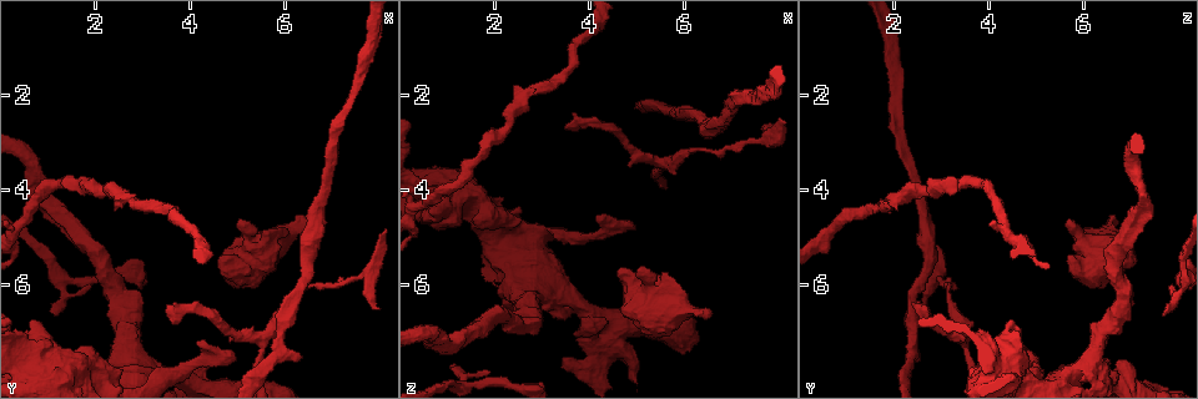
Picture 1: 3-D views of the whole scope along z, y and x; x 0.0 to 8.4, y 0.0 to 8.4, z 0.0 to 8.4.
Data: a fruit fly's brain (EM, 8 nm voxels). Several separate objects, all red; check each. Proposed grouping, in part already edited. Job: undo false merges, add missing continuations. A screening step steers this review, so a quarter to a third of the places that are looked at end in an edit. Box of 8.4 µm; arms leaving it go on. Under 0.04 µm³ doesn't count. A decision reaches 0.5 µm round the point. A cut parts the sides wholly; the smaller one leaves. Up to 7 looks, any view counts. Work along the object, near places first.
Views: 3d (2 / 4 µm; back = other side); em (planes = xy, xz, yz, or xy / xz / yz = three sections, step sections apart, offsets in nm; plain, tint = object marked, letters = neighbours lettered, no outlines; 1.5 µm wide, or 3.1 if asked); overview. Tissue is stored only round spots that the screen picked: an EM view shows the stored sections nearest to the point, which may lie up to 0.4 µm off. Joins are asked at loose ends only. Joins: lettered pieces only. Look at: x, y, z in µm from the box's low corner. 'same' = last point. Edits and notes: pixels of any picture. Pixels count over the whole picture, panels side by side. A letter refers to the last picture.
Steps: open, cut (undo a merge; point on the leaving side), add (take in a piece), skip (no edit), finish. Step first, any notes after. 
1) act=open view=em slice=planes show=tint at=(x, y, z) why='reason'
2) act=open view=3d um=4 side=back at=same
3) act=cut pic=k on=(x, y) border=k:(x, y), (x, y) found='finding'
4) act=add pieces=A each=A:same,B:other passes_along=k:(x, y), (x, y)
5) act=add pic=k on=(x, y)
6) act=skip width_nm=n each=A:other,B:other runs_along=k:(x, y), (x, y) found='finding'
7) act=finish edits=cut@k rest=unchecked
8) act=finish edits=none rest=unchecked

act=open view=3d um=2 at=(5.00, 7.60, 4.80) why='branch stops here'

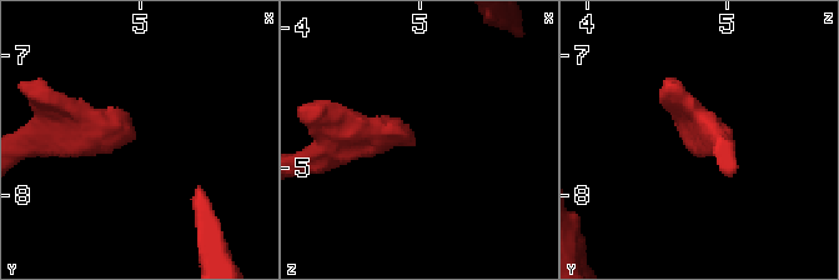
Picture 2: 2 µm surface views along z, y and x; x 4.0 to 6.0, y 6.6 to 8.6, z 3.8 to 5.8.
act=open view=em slice=planes show=letters at=(4.98, 7.62, 4.82)

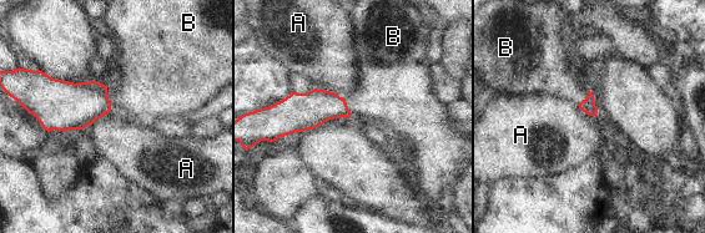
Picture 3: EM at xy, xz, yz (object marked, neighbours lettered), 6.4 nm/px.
act=add pieces=B longest_contact=A:220nm each=A:other,B:same passes_along=3:(71, 106), (109, 100), (146, 92) found='it goes on there'

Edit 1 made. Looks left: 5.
act=open view=overview

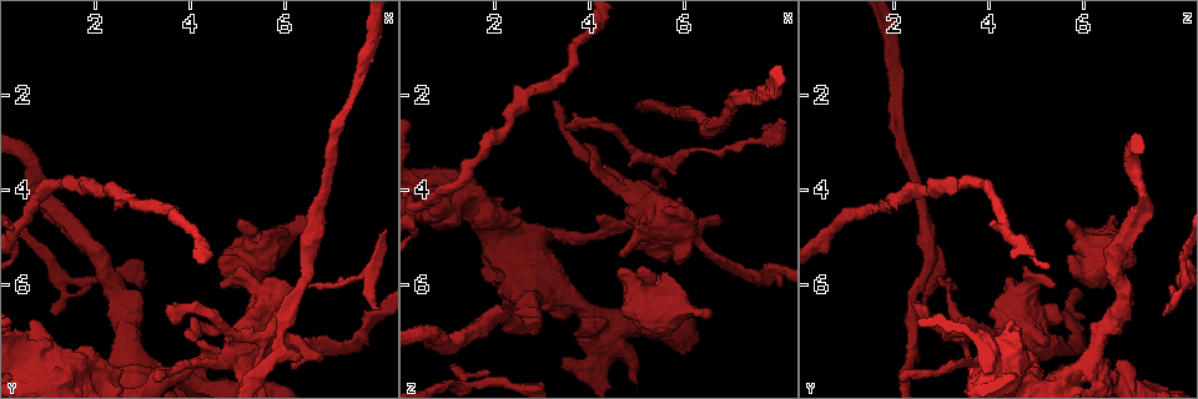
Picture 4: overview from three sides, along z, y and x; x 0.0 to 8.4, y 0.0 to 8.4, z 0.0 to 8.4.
act=open view=em slice=planes show=letters at=(6.30, 7.50, 2.50) why='an open end'

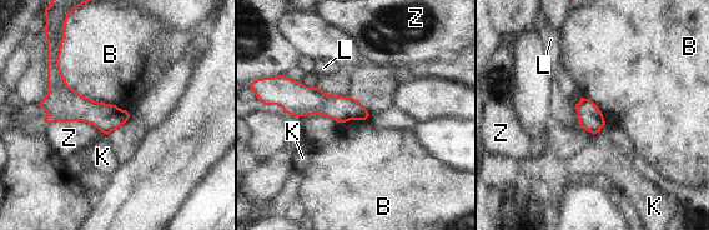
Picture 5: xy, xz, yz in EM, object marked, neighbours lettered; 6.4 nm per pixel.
act=skip each=B:other,K:other,L:other,Z:other found='none of them fits'

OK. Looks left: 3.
act=open view=em slice=planes show=tint at=(6.60, 4.70, 6.65) why='branch stops here'

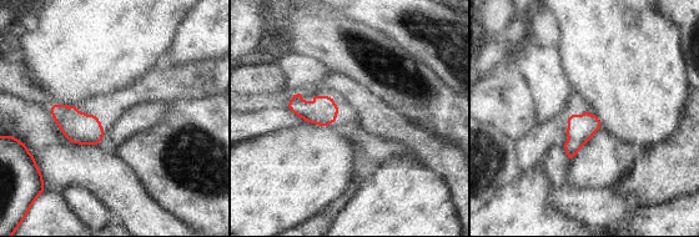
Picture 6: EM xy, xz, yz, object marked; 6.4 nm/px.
act=open view=em slice=planes show=letters at=same why='what lies round it'

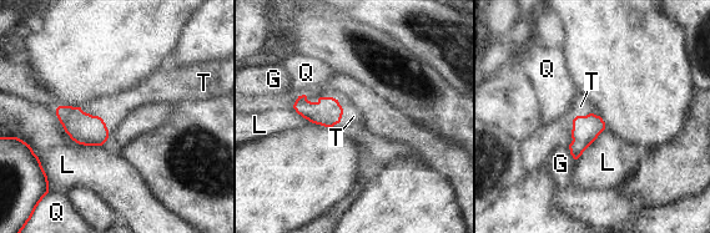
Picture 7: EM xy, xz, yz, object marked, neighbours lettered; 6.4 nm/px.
act=add pieces=T longest_contact=L:380nm each=G:other,L:other,Q:other,T:same passes_along=7:(327, 112), (331, 97), (353, 116) found='it goes on there'

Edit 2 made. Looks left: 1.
act=finish edits=add@3,add@7 rest=unchecked

